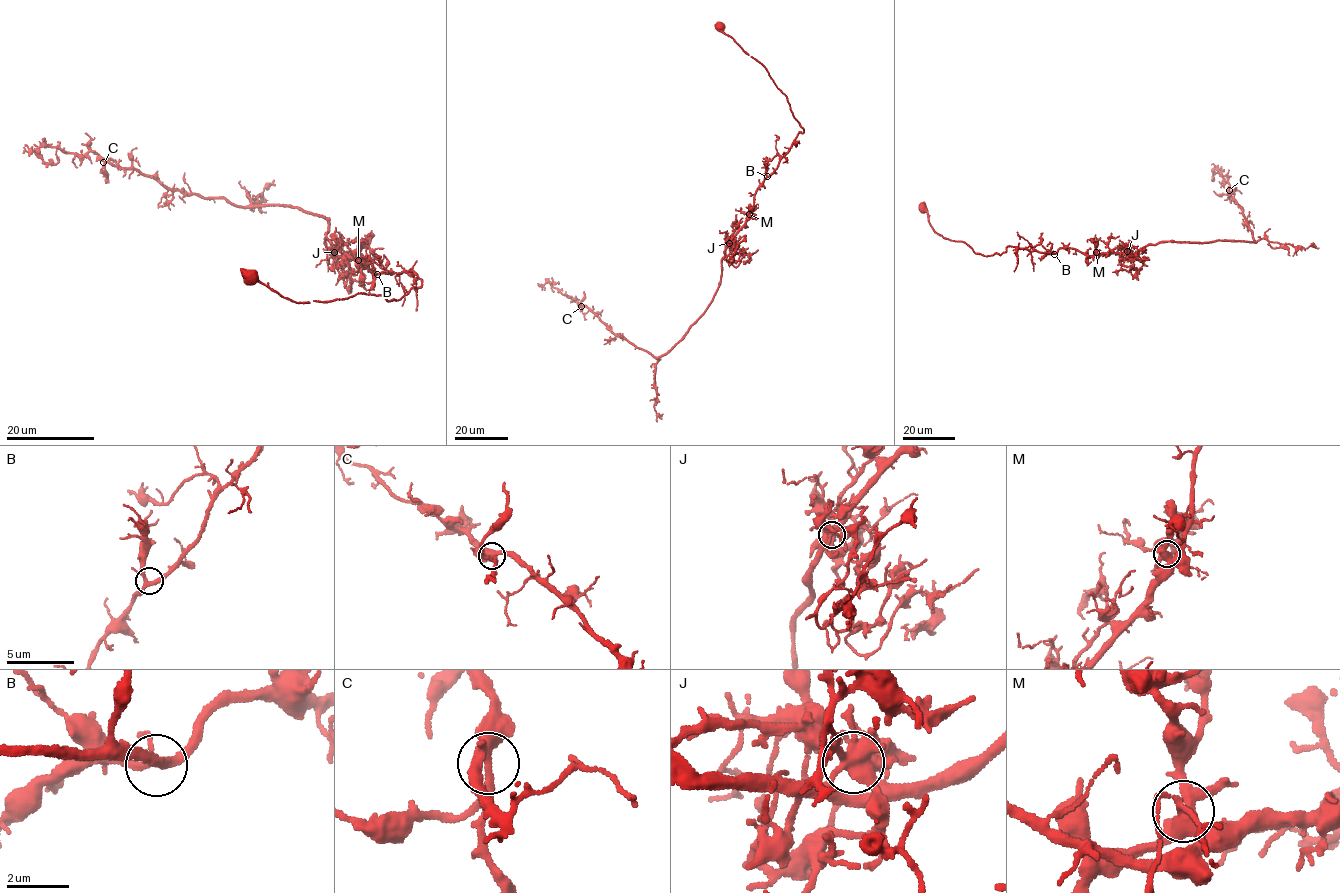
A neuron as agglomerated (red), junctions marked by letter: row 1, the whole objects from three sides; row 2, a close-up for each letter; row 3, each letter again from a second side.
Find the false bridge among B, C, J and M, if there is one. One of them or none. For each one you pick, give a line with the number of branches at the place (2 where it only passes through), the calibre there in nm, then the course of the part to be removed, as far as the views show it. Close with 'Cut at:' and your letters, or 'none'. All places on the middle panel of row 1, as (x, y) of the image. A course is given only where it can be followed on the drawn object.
J: 8 | 500 nm | (729, 243), (729, 246), (729, 242), (733, 244), (727, 261), (740, 261), (744, 255), (749, 255), (743, 264)
Cut at: J

